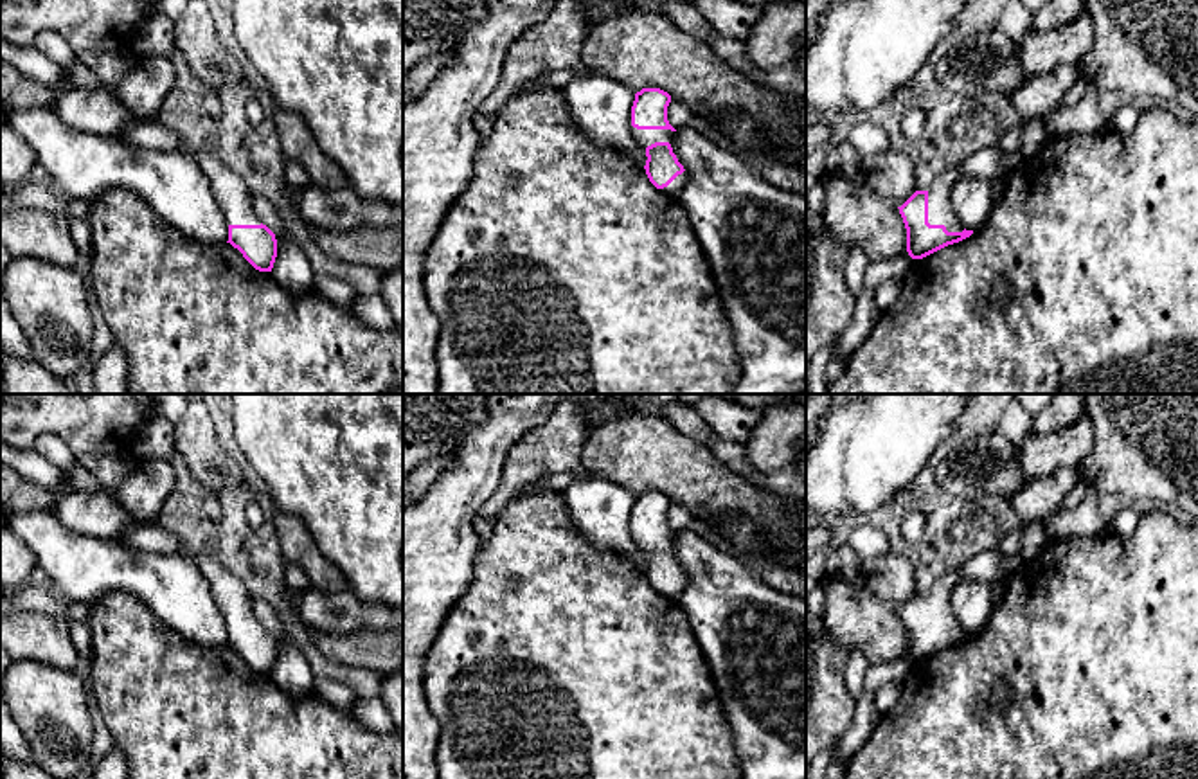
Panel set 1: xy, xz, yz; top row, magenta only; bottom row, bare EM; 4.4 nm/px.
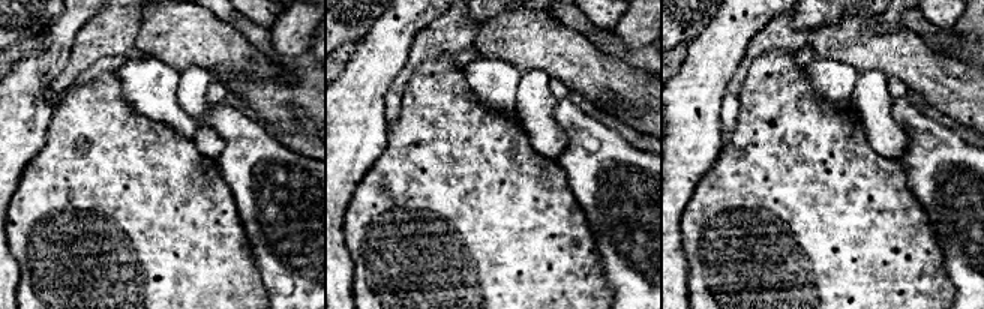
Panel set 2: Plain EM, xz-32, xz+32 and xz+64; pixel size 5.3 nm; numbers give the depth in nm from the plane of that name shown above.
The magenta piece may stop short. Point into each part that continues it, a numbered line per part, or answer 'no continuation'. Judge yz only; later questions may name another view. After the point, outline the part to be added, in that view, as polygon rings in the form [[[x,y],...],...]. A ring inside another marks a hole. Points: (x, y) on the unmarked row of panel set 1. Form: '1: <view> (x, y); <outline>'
1: yz (939, 596); [[[961,567],[943,574],[928,594],[928,626],[944,628],[948,635],[962,635],[964,630],[959,626],[957,617],[952,610],[952,590],[959,581]]]

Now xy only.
1: xy (232, 598); [[[216,558],[196,560],[201,574],[212,588],[227,628],[261,628],[254,613],[252,599],[243,583]]]

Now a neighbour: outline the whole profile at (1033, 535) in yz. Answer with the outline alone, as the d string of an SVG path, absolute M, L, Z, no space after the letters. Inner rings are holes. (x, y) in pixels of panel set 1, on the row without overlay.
M1033 520L1022 529L1022 551L1018 556L1031 561L1047 543L1045 520Z

